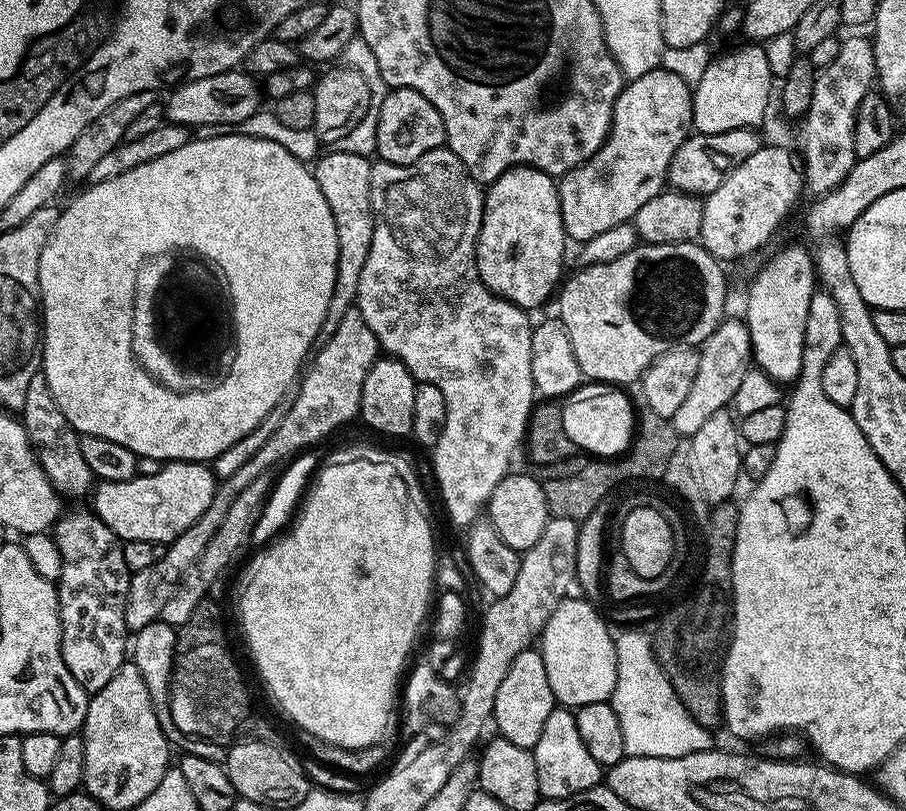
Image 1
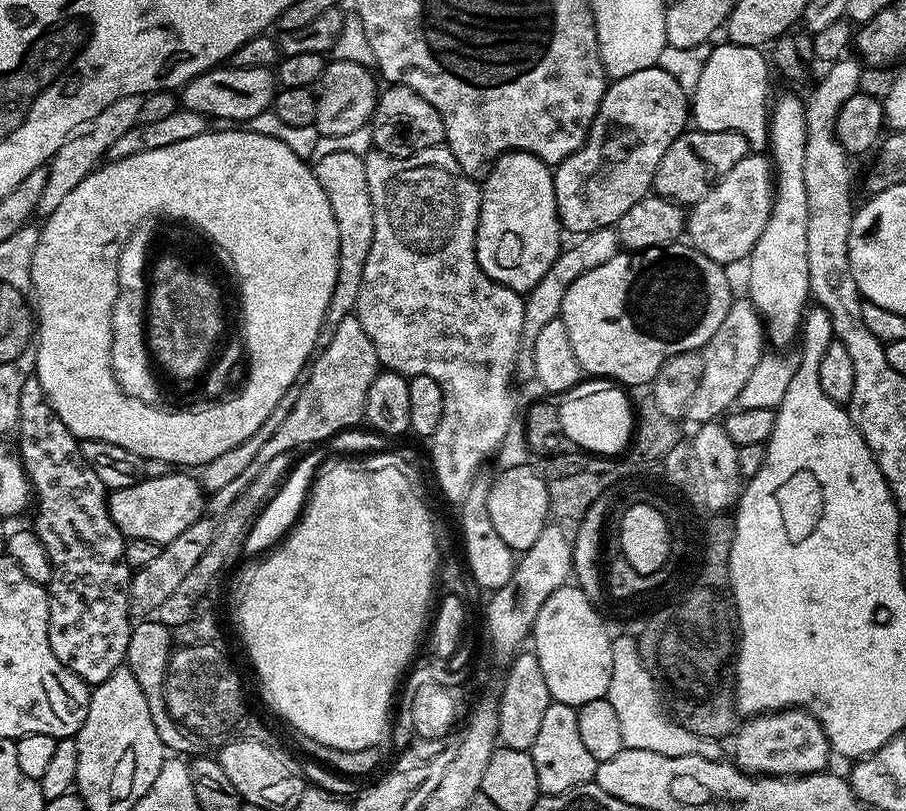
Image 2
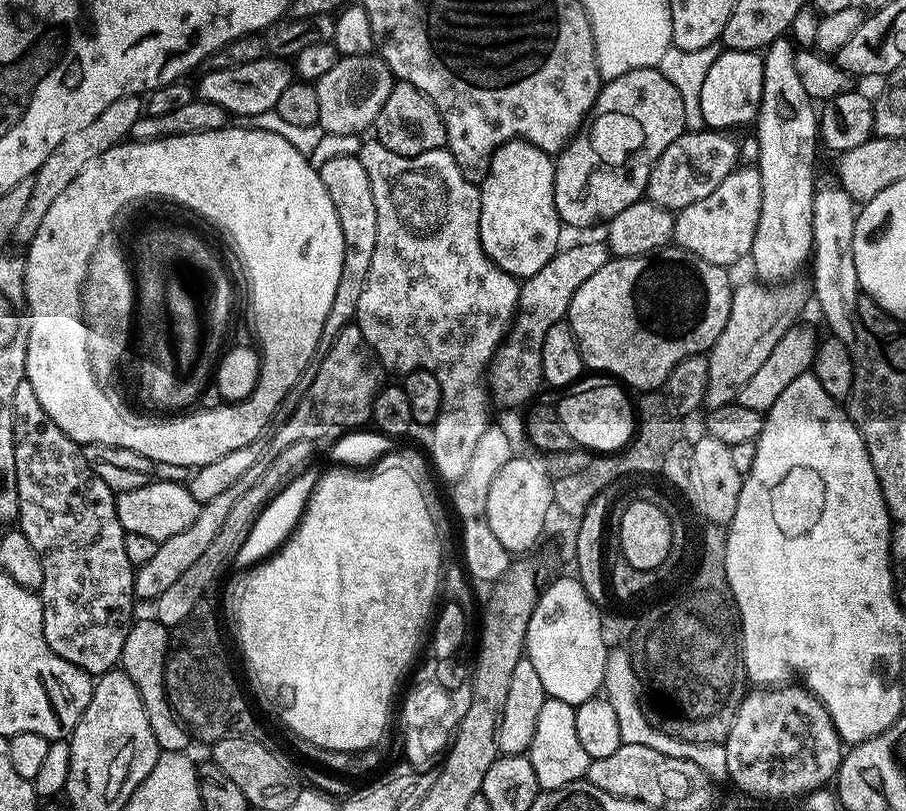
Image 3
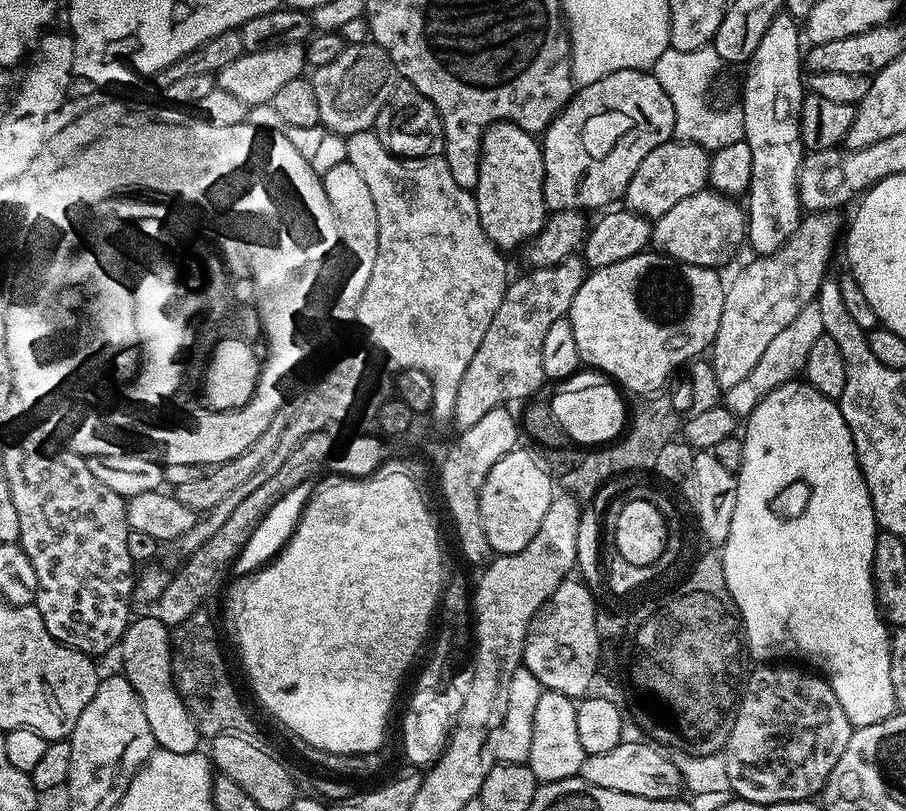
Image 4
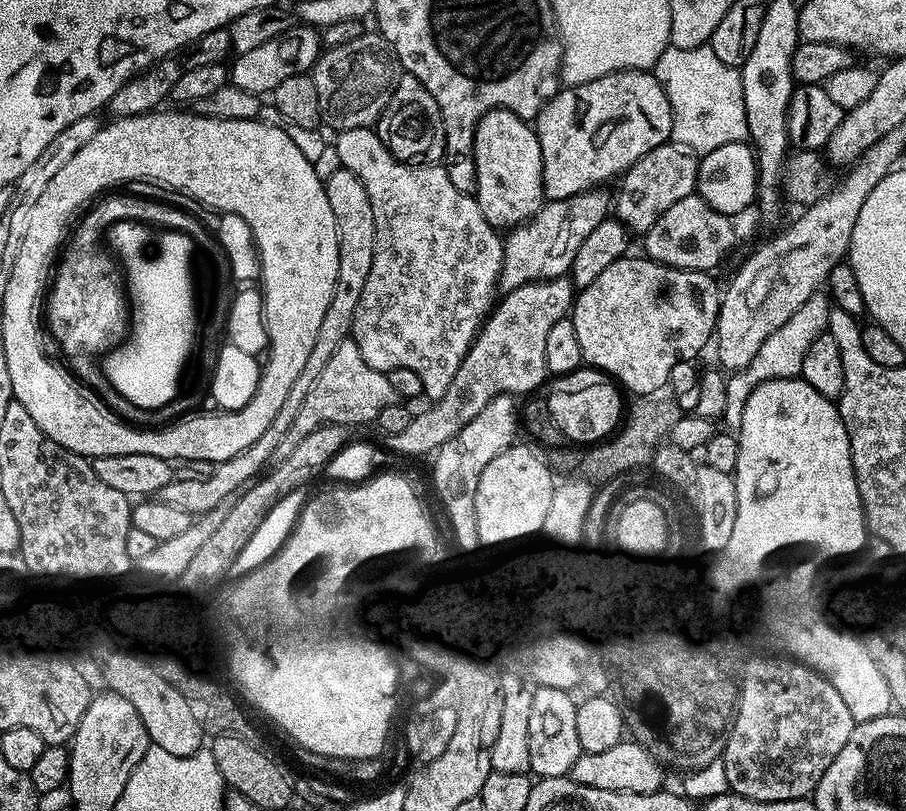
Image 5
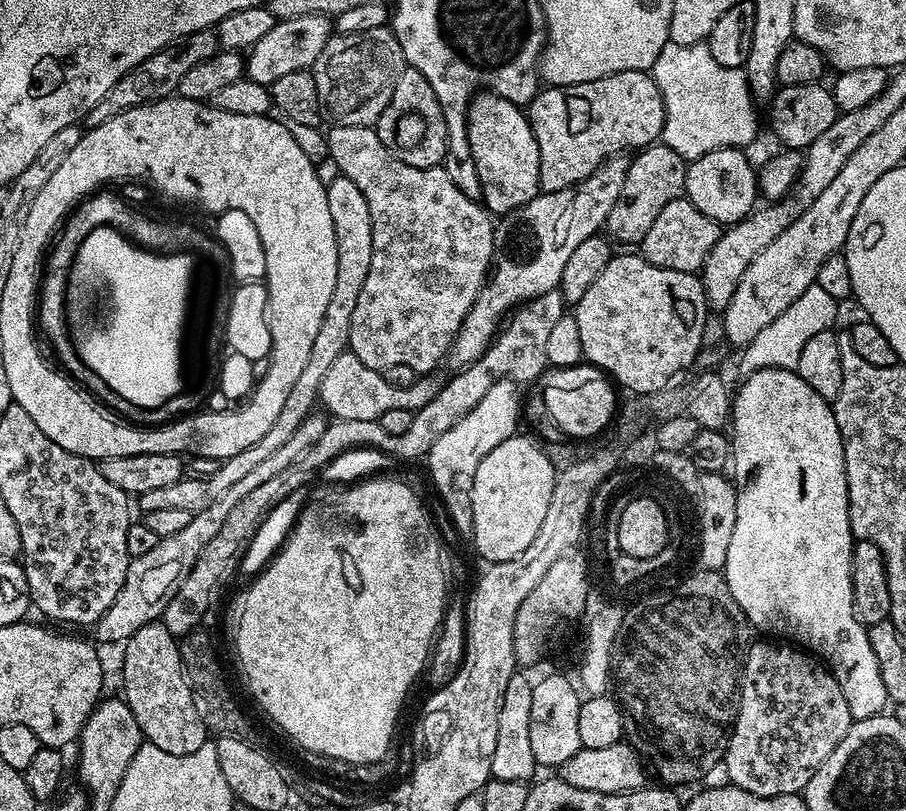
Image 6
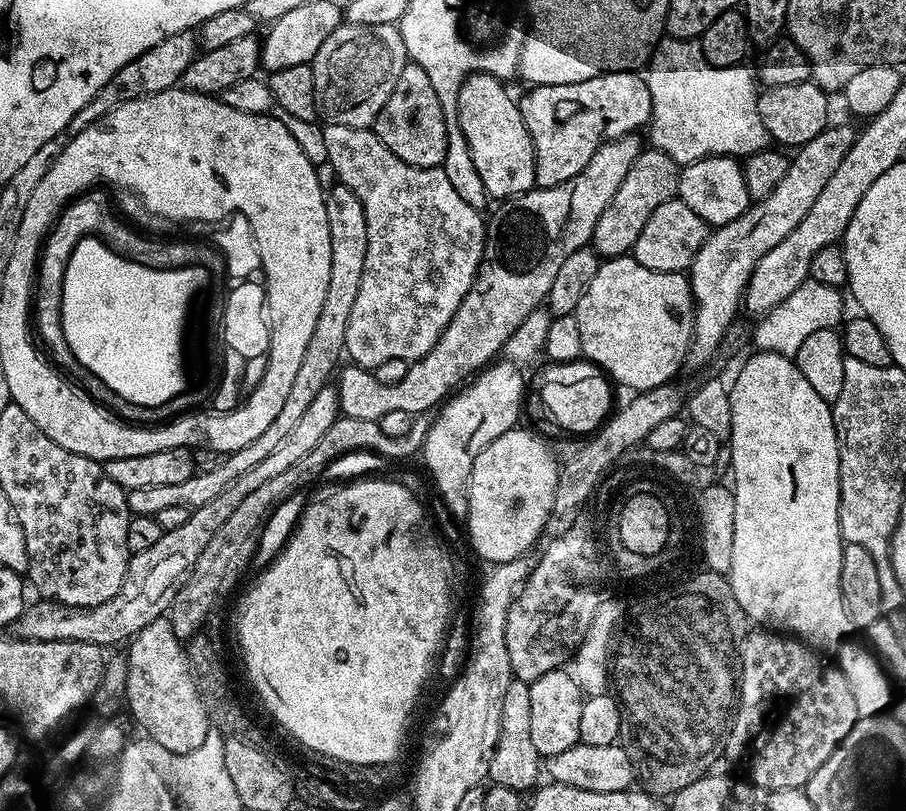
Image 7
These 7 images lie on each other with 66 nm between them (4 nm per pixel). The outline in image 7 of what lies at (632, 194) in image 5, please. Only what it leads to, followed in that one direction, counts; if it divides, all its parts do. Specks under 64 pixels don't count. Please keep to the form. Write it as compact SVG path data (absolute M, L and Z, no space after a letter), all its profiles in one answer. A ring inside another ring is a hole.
M654 147L641 151L634 166L630 166L630 174L622 178L618 194L614 194L614 198L610 198L610 206L602 210L602 218L598 218L592 231L591 248L601 258L629 255L634 242L638 242L638 234L642 234L642 226L646 226L650 219L650 214L654 214L662 202L677 199L680 171L681 165L676 164L670 154L659 152Z

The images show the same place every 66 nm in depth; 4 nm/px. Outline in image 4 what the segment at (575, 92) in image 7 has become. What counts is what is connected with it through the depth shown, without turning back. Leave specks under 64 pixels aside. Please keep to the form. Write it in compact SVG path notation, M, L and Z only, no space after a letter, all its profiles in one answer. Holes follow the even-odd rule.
M631 68L630 70L618 70L614 74L606 74L606 78L598 78L598 82L590 82L583 85L568 101L568 105L561 110L555 118L548 124L542 133L542 147L544 150L544 206L549 213L565 212L574 210L575 212L587 213L588 208L607 209L609 206L623 197L626 186L630 186L630 178L634 178L634 170L638 170L642 158L650 154L658 146L667 144L674 136L674 102L670 102L670 94L662 90L658 78L652 75L651 71Z

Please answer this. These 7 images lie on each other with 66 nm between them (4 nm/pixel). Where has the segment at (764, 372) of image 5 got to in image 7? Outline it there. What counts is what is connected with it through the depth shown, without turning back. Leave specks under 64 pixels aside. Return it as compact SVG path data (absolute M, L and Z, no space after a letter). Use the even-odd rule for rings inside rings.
M811 278L804 280L802 286L798 286L798 290L790 294L790 298L778 302L774 310L763 313L757 319L760 321L754 324L751 343L762 352L777 352L783 356L795 357L798 346L802 346L803 340L810 334L841 327L845 319L843 295L845 293L834 286L825 286Z

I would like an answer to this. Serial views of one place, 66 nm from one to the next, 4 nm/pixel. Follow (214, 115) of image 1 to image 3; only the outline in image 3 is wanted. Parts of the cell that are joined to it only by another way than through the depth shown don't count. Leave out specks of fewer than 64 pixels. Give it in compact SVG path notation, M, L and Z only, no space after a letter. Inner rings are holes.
M265 54L261 60L246 62L242 66L226 70L214 68L205 73L200 80L200 88L198 84L199 99L214 102L214 106L222 106L237 118L273 111L278 102L278 94L282 94L282 90L294 82L293 65L271 54Z

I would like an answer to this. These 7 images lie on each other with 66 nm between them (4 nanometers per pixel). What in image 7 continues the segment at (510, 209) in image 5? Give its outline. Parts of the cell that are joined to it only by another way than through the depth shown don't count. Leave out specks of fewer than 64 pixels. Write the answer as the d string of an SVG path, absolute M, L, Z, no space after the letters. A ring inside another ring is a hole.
M485 72L470 74L458 90L458 126L470 146L474 170L482 177L493 201L503 202L523 196L536 187L536 159L526 122L522 122L517 97L507 92L505 81Z

